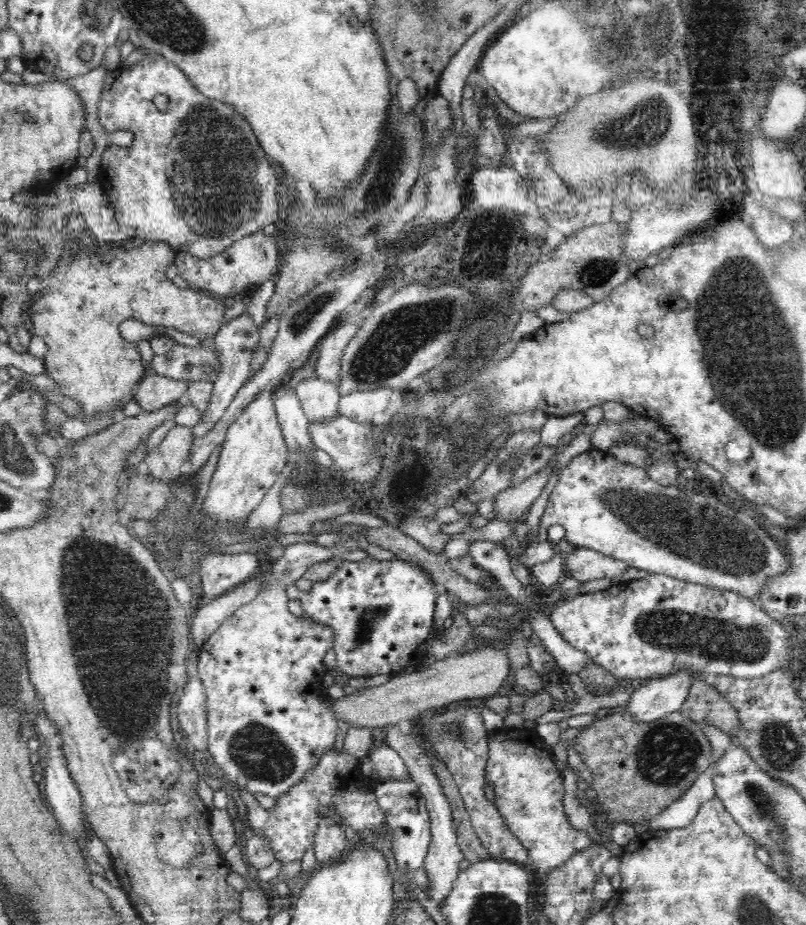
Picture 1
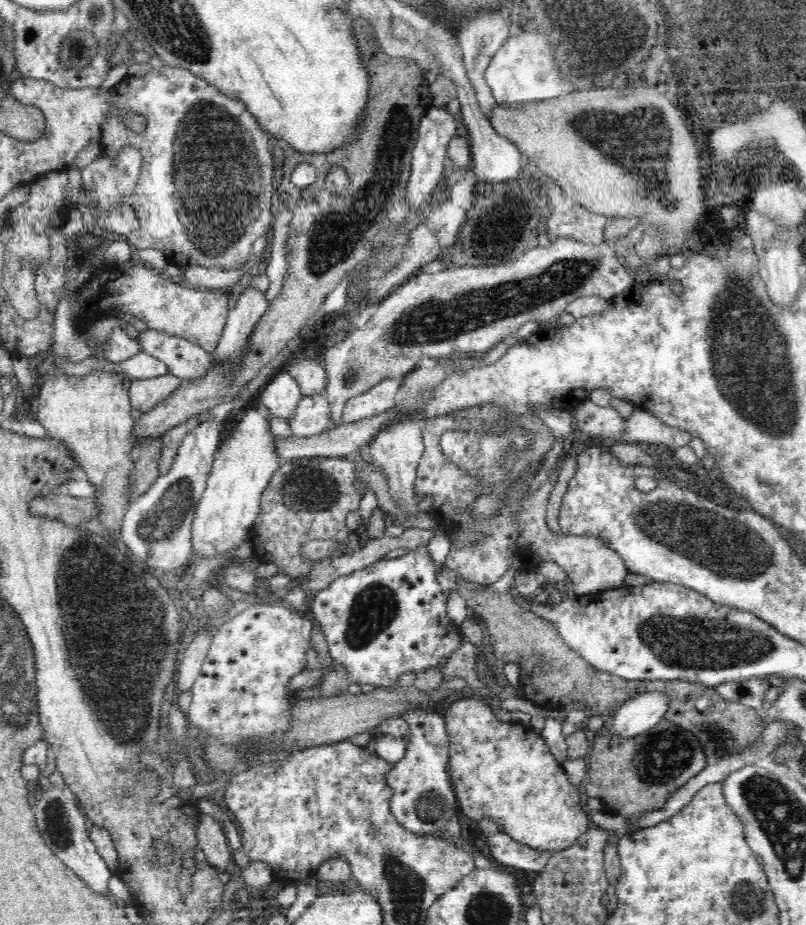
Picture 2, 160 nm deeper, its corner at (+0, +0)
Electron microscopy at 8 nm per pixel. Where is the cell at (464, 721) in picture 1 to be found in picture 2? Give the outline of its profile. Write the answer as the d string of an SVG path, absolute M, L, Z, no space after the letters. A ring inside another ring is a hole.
M498 831L487 838L490 852L500 867L505 869L522 869L530 872L542 872L550 858L554 856L551 850L538 850Z

